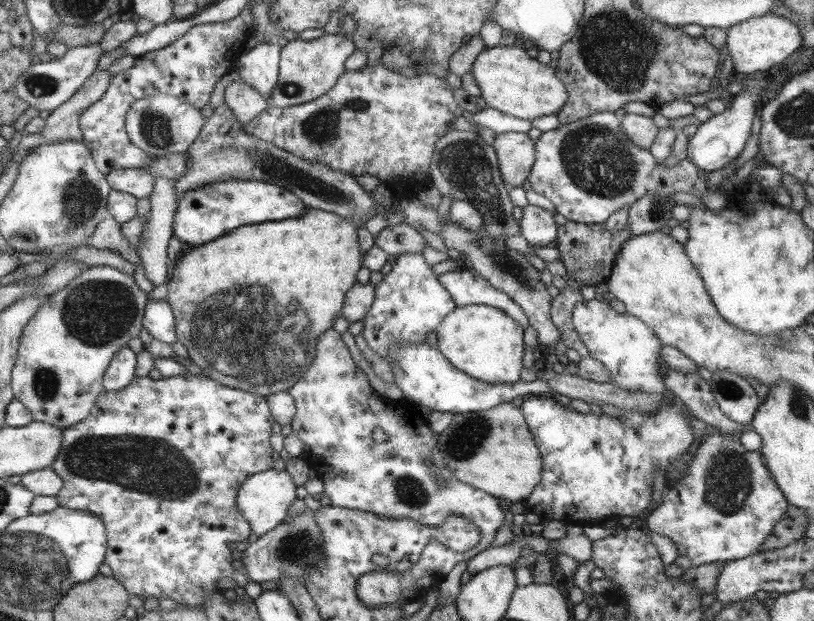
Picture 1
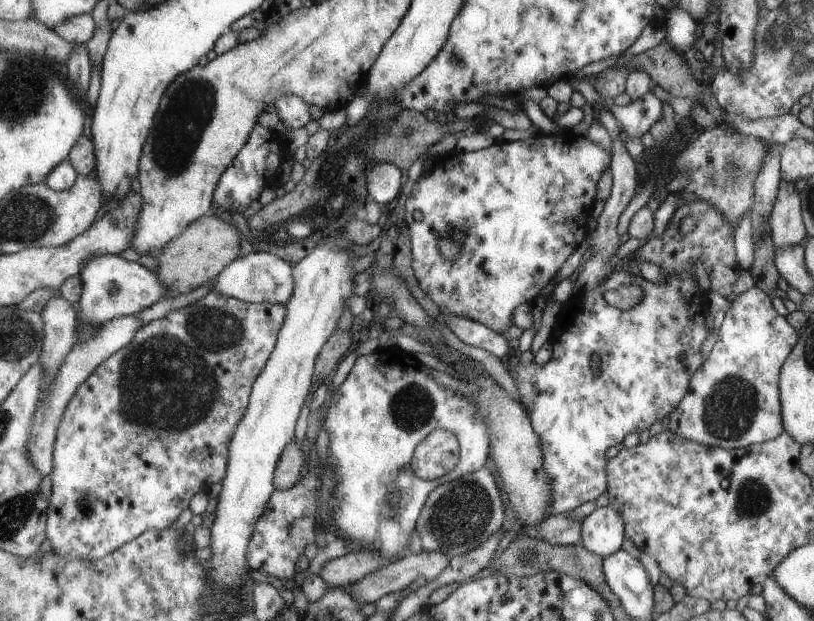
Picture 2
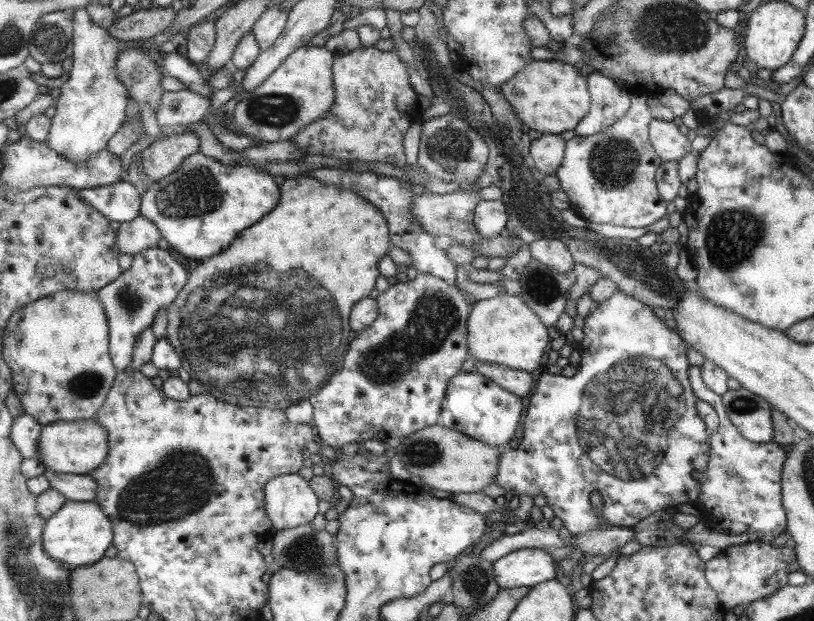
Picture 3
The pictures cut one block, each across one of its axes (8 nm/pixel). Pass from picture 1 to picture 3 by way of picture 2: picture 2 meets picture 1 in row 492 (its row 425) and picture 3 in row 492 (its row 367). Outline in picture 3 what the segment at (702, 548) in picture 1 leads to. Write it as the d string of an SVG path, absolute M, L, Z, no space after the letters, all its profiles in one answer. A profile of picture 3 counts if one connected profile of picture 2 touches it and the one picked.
M689 366L688 380L691 382L692 391L697 395L698 400L706 401L712 406L718 416L717 430L711 437L711 454L708 463L705 464L705 470L697 472L699 480L700 494L697 496L694 505L701 514L699 522L703 522L708 530L715 530L723 536L729 534L741 534L741 532L755 532L757 541L770 541L787 528L787 516L783 505L783 470L784 460L787 458L786 450L778 445L776 441L765 443L754 443L745 439L741 432L728 419L728 413L725 412L721 397L709 390L701 380L701 369L699 366Z

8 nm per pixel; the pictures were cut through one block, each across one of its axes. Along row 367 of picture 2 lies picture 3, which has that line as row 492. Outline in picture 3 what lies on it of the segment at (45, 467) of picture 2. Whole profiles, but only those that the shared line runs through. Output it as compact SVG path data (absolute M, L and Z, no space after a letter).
M46 469L43 474L53 489L63 493L67 500L91 502L97 498L99 483L93 475L65 474L51 469Z

